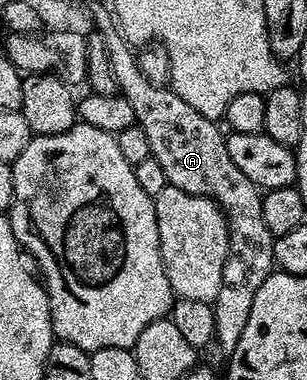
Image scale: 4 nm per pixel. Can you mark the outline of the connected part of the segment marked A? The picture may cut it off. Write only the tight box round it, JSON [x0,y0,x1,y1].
[101,20,276,355]

